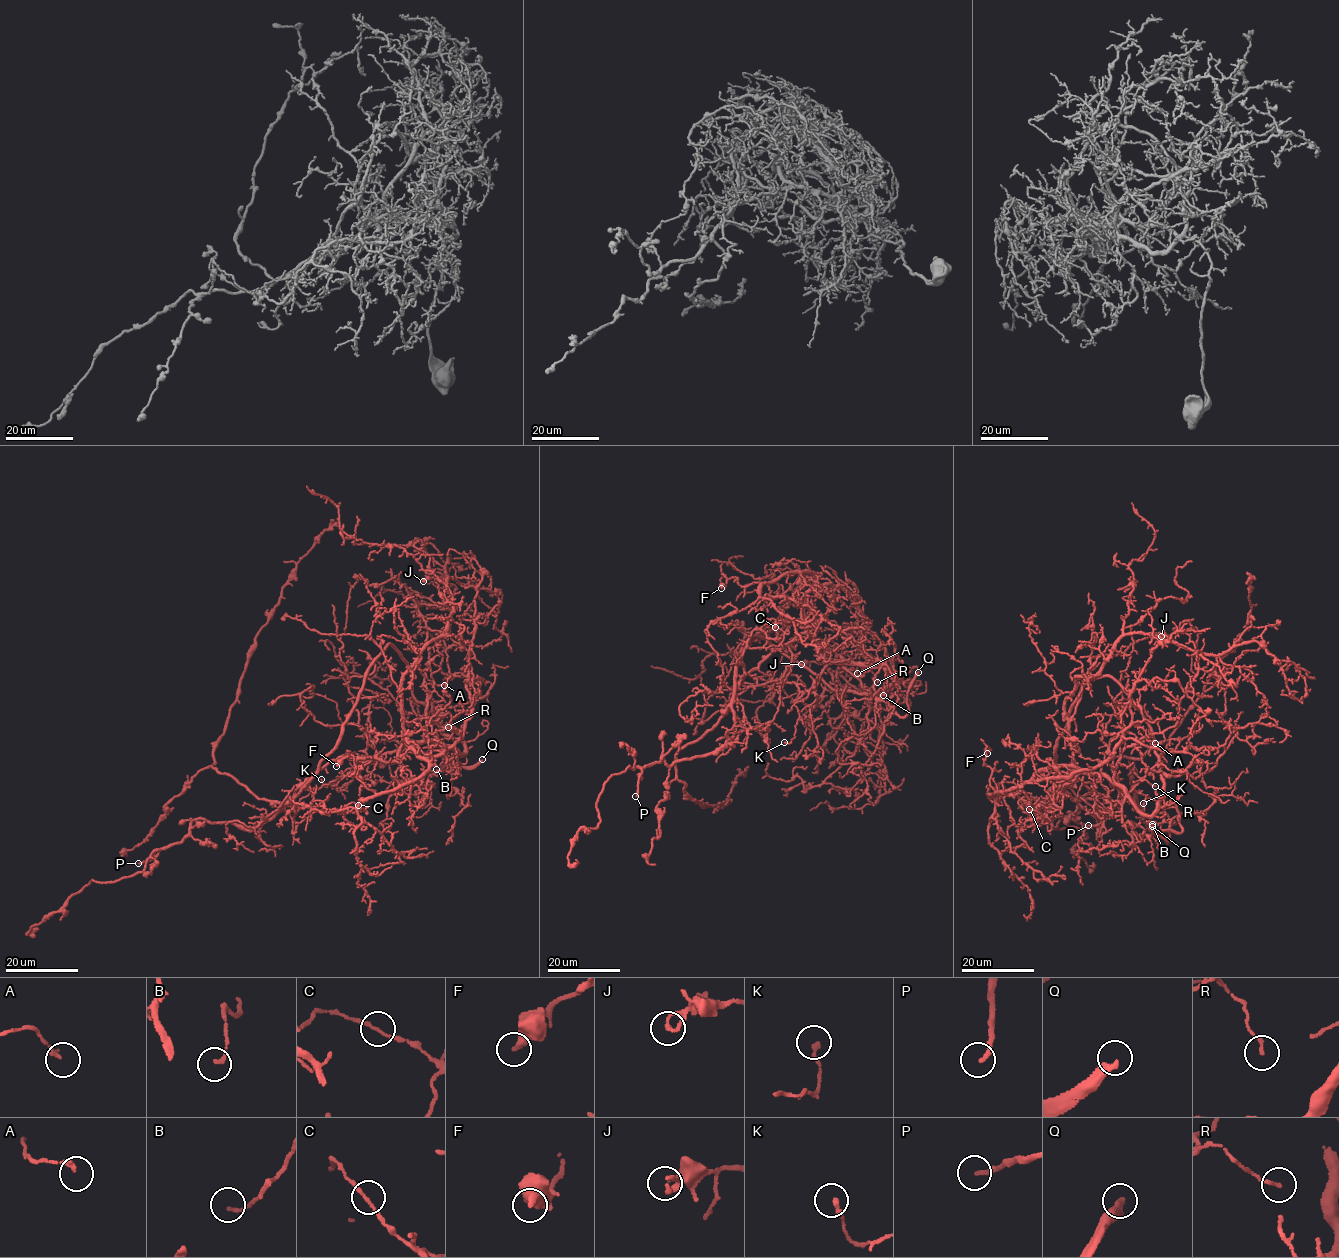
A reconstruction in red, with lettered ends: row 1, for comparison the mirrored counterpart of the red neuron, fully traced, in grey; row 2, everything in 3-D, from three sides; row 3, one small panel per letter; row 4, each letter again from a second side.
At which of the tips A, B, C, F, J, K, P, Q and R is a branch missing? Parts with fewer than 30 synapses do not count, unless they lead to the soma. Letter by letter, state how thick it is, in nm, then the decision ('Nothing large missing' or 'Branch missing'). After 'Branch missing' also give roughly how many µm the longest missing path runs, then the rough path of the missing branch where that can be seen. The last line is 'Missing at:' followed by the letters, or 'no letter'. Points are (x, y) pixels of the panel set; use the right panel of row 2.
A: Thickness 190 nm. Nothing large missing
B: Thickness 140 nm. Nothing large missing
C: Thickness 140 nm. Nothing large missing
F: Thickness 400 nm. Nothing large missing
J: Thickness 140 nm. Nothing large missing
K: Thickness 180 nm. Nothing large missing
P: Thickness 220 nm. Branch missing. Missing length about 20 µm. Course of what is missing: (1088, 825), (1094, 824), (1102, 829), (1123, 828), (1117, 823)
Q: Thickness 340 nm. Branch missing. Missing length about 8 µm. Course of what is missing: (1152, 826), (1138, 830), (1136, 827)
R: Thickness 140 nm. Nothing large missing
Missing at: P, Q

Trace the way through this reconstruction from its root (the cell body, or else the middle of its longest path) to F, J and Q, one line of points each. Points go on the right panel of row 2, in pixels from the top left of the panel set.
F: (1067, 773), (1067, 783), (1080, 771), (1038, 769), (1028, 781), (994, 793), (987, 753)
J: (1067, 773), (1067, 783), (1080, 771), (1065, 711), (1076, 676), (1098, 672), (1124, 635), (1172, 640), (1161, 636)
Q: (1067, 773), (1067, 783), (1080, 773), (1102, 774), (1148, 815), (1171, 801), (1181, 831), (1156, 833), (1152, 826)

